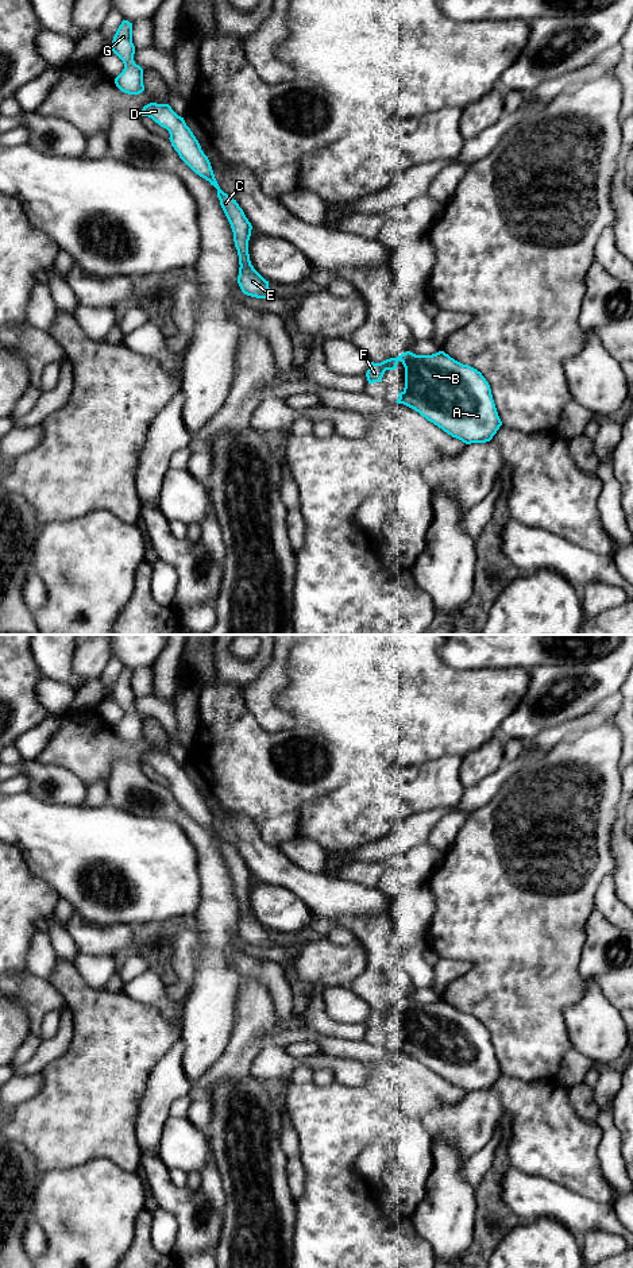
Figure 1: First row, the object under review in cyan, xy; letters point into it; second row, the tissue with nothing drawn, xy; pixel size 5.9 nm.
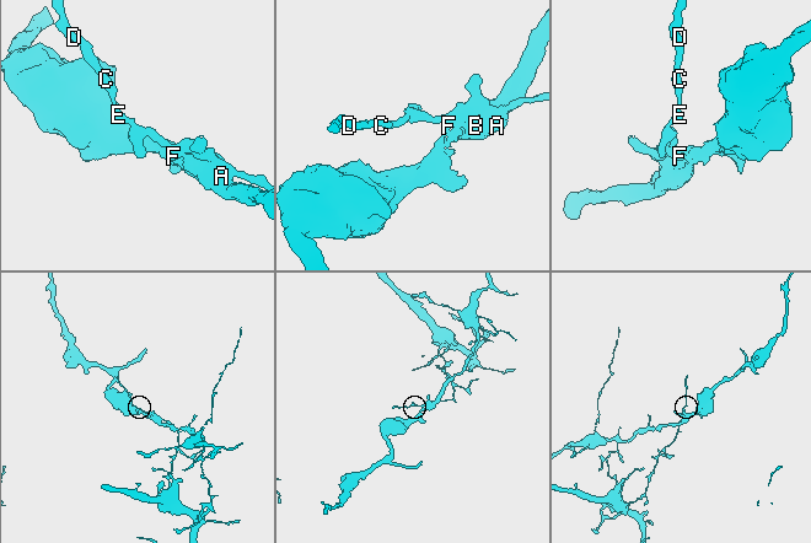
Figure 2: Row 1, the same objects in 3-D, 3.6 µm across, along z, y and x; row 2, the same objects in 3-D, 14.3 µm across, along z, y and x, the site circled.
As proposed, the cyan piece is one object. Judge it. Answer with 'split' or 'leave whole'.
split

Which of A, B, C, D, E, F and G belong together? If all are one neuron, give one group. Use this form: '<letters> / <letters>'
A B / C D E F G

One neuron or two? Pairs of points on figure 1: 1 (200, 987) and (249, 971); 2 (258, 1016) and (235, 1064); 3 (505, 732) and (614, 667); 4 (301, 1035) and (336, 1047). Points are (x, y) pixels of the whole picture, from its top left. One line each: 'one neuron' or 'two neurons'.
1: two neurons
2: one neuron
3: one neuron
4: one neuron

